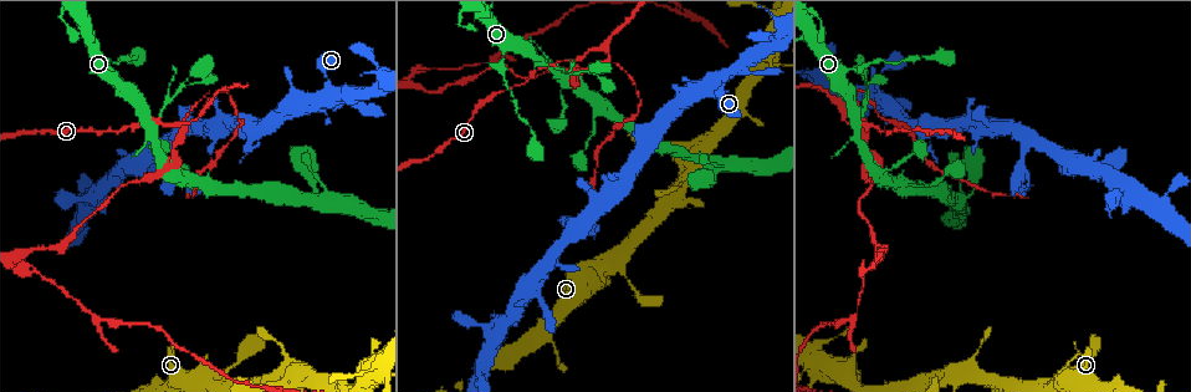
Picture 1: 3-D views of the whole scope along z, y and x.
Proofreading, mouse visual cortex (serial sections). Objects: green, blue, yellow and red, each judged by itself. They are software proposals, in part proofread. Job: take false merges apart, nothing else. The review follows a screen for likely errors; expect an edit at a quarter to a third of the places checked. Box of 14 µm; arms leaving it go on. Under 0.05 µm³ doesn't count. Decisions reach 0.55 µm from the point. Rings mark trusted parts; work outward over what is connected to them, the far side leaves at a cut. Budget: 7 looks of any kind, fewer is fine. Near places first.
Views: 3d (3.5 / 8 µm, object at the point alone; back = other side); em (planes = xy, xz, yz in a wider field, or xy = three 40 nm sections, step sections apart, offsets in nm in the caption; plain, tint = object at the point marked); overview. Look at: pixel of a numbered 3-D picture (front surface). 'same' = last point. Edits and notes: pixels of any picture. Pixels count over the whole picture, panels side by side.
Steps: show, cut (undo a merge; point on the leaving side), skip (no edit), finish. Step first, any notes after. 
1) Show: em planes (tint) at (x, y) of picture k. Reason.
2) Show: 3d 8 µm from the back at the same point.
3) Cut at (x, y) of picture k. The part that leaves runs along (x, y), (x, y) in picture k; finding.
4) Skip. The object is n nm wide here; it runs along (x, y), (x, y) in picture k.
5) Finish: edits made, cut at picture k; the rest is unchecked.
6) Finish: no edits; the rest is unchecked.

Show: 3d 8 µm at (505, 63) of picture 1. Calibre changes.

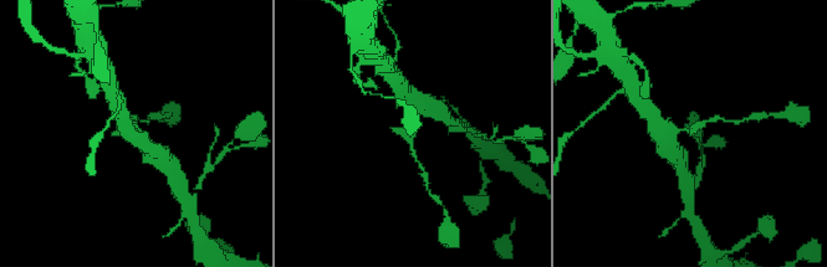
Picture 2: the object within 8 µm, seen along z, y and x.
Show: 3d 3.5 µm at (688, 128) of picture 2.

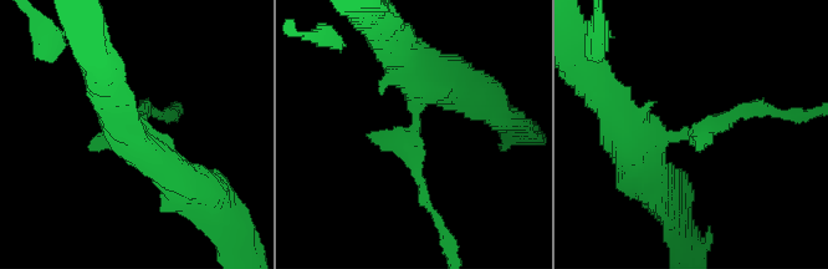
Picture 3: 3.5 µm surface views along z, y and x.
Show: em xy step 5 (tint) at (409, 133) of picture 3.

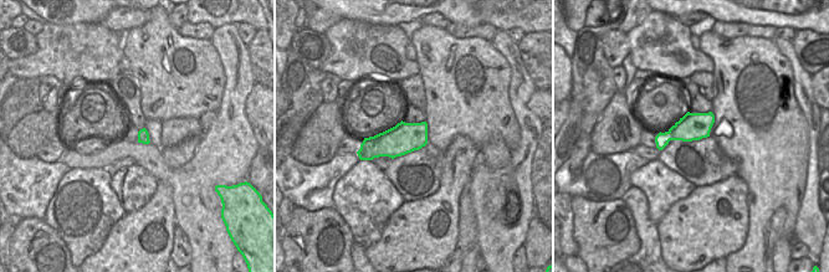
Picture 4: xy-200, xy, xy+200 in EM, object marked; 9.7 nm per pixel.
Skip. It runs along (400, 61), (427, 204) in picture 3; continuous, no second cell.

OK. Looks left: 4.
Show: 3d 3.5 µm from the back at (608, 60) of picture 1. Four or more arms meet.

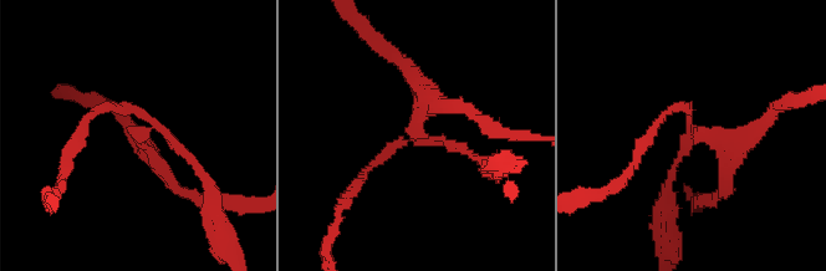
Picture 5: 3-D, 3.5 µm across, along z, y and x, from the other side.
Show: em planes (tint) at (697, 130) of picture 5. 4 arms meet here; the arms are 150, 150, 200, 200 nm wide; shape alone is not enough.

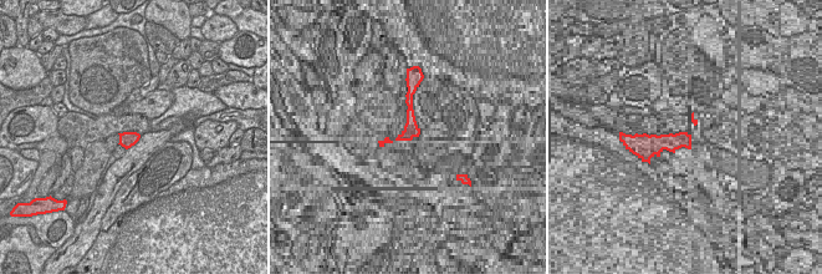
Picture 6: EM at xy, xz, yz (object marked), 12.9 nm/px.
Cut at (459, 146) of picture 5. The part that leaves runs along (431, 138), (462, 147), (496, 169) in picture 5; two cells meet here.

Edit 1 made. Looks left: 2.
Finish: edits made, cut at picture 5; the rest is unchecked.

